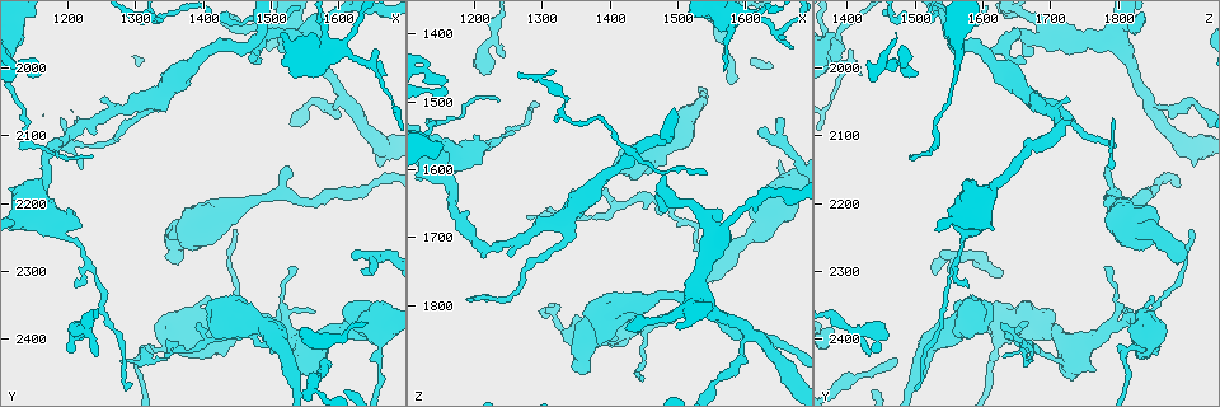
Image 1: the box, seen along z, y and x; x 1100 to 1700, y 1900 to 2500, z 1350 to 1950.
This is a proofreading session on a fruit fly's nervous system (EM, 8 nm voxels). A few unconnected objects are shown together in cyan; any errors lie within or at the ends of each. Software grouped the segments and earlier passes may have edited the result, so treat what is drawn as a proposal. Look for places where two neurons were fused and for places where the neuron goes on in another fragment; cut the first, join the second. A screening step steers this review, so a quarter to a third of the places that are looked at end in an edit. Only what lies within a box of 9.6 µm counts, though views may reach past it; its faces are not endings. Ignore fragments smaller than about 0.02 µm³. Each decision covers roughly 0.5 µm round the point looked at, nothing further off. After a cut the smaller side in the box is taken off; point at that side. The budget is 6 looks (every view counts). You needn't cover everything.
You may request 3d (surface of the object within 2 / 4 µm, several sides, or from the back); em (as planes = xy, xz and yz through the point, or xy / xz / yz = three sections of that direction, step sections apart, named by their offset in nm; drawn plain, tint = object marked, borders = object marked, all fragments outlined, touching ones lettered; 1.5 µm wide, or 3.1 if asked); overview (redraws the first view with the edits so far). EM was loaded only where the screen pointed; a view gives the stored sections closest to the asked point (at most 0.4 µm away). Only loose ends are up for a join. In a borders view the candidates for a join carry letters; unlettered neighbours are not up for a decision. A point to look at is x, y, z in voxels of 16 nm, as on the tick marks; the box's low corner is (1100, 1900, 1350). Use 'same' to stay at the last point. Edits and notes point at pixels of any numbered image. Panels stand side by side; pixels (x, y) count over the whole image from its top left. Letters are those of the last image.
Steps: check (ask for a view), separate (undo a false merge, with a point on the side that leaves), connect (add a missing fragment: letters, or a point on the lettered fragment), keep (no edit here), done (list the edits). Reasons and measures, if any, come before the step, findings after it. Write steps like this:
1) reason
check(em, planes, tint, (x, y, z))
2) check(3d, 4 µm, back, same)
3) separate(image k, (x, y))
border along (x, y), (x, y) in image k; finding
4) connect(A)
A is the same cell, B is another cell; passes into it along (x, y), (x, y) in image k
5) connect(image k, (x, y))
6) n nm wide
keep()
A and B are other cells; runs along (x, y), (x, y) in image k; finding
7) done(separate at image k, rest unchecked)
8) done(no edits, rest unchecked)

calibre changes
check(3d, 4 µm, back, (1325, 2415, 1835))

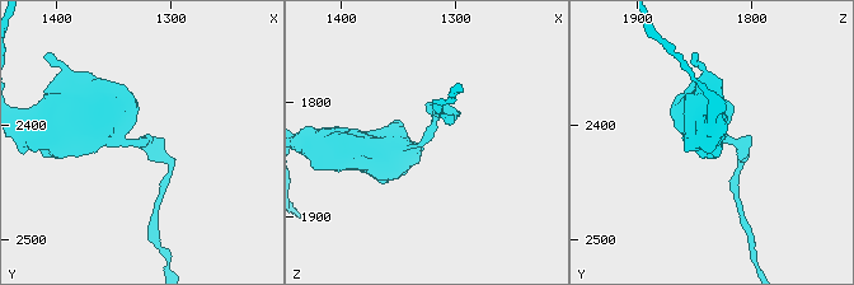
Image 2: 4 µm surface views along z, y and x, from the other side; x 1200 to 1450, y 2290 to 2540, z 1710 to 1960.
check(em, planes, borders, (1332, 2416, 1834))

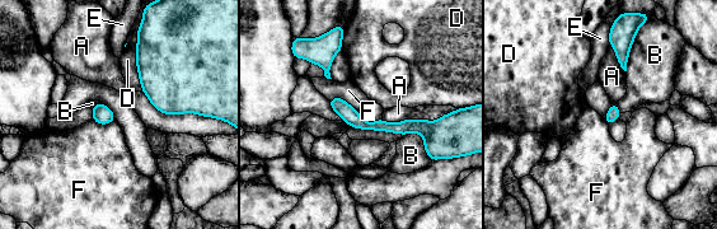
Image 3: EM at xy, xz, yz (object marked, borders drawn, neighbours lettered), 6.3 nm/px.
80 nm wide
keep()
A, B, D, E and F are other cells; border along (329, 99), (341, 97), (357, 111) in image 3; all the same neuron

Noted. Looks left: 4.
thick end
check(em, xy, step 8, plain, (1350, 2275, 1890))

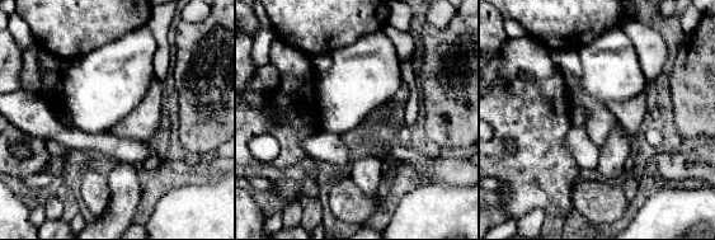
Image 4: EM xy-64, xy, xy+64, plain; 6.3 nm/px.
where the object lies
check(em, xy, step 8, tint, same)

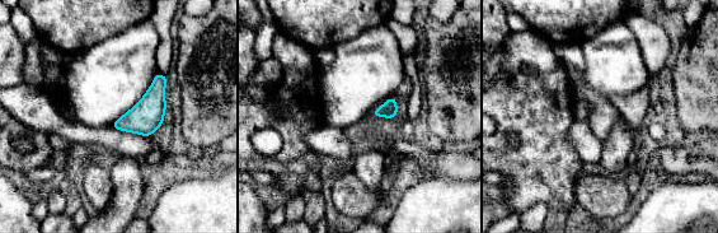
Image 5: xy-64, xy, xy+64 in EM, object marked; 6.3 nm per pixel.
check(em, xy, step 8, borders, same)

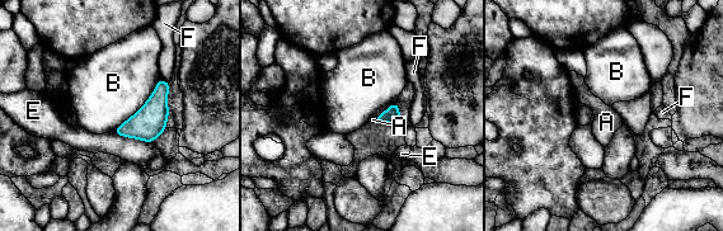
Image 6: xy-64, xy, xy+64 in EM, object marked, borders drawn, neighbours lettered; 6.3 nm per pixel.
keep()
A, B, E and F are other cells; border along (159, 78), (150, 97), (112, 131) in image 6; none of them fits

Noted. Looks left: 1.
done(no edits, rest unchecked)

